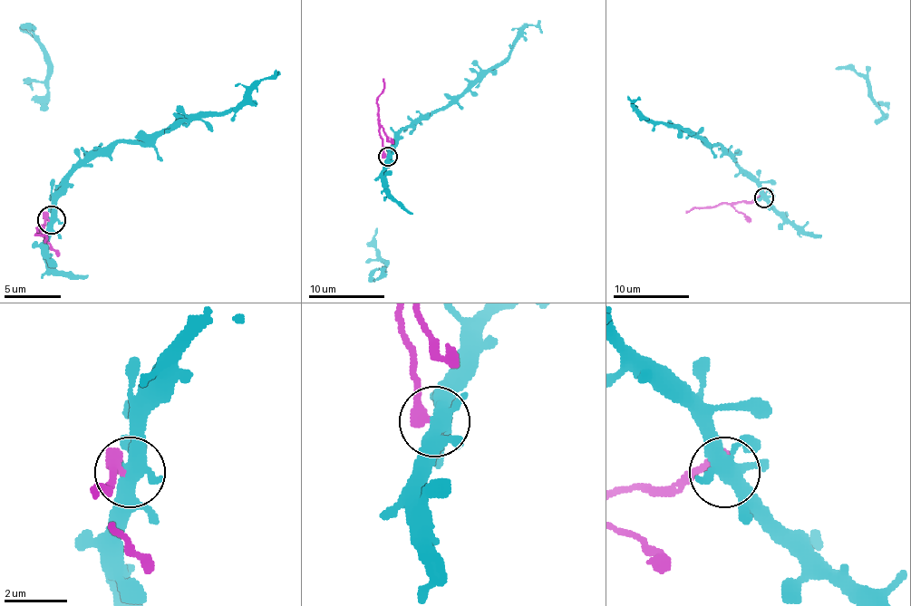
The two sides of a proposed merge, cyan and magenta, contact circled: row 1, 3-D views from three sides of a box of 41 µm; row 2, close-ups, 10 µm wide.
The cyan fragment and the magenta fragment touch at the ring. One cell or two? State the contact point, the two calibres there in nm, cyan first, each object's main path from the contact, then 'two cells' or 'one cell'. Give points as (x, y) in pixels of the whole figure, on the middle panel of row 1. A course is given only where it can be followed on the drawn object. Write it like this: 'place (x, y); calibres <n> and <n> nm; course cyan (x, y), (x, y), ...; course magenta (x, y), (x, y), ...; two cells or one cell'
place (387, 157); calibres 440 and 480 nm; course cyan (388, 156), (388, 149), (407, 128), (433, 110), (447, 109), (508, 55), (514, 40), (529, 24), (542, 33); course magenta (386, 156), (376, 102), (384, 83), (382, 78); two cells

